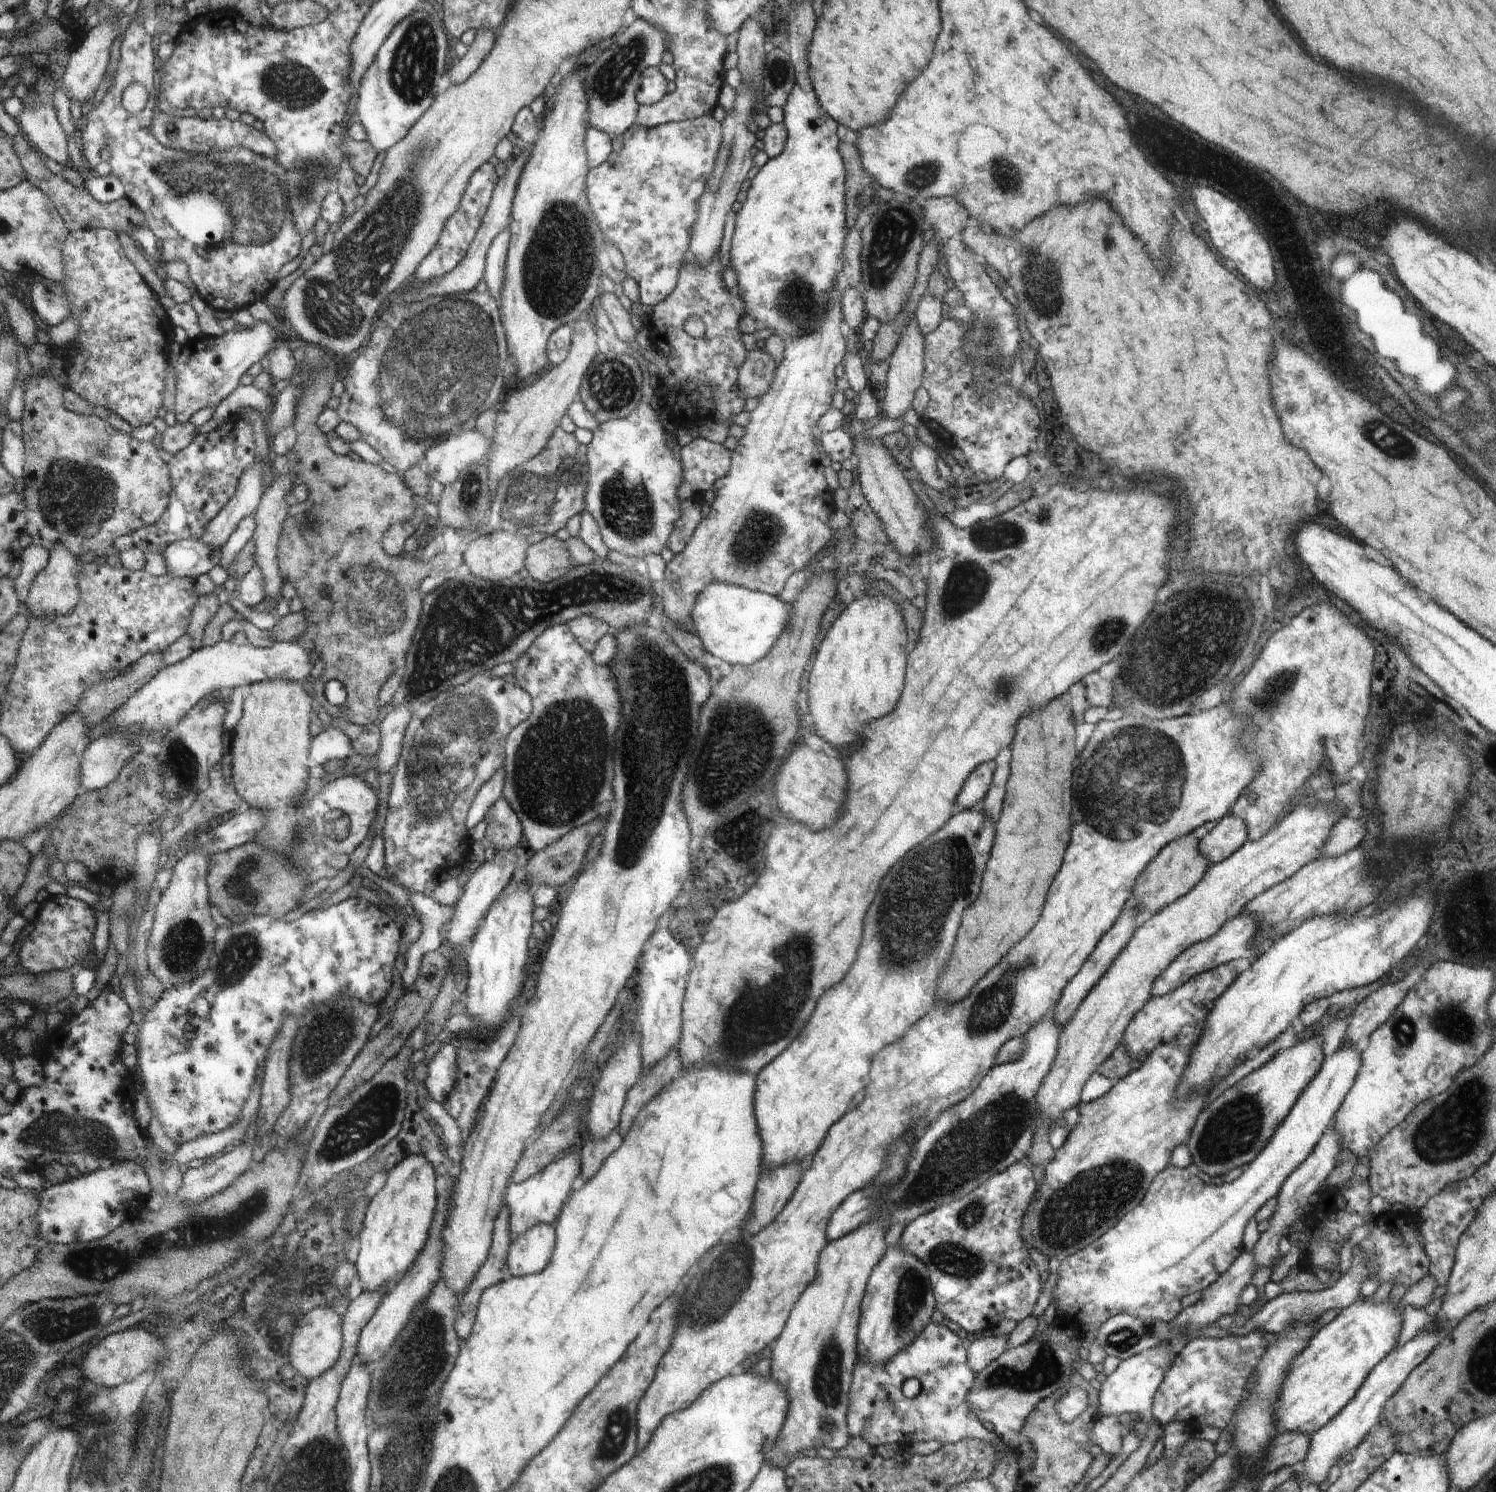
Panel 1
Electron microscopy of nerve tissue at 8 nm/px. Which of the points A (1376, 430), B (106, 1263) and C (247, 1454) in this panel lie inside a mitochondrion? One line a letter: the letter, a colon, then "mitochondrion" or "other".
A: mitochondrion
B: mitochondrion
C: other

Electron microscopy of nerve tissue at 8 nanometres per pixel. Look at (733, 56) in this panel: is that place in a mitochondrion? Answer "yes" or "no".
no

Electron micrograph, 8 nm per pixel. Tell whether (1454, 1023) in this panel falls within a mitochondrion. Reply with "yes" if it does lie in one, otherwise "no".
yes

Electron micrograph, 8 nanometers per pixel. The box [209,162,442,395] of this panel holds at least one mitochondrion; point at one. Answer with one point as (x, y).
(304, 191)

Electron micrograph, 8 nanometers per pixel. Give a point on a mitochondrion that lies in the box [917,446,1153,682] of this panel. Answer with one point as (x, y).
(968, 584)

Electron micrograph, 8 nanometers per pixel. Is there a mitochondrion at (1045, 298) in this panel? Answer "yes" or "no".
yes

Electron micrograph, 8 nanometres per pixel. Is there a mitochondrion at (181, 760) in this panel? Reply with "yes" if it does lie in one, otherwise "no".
yes

